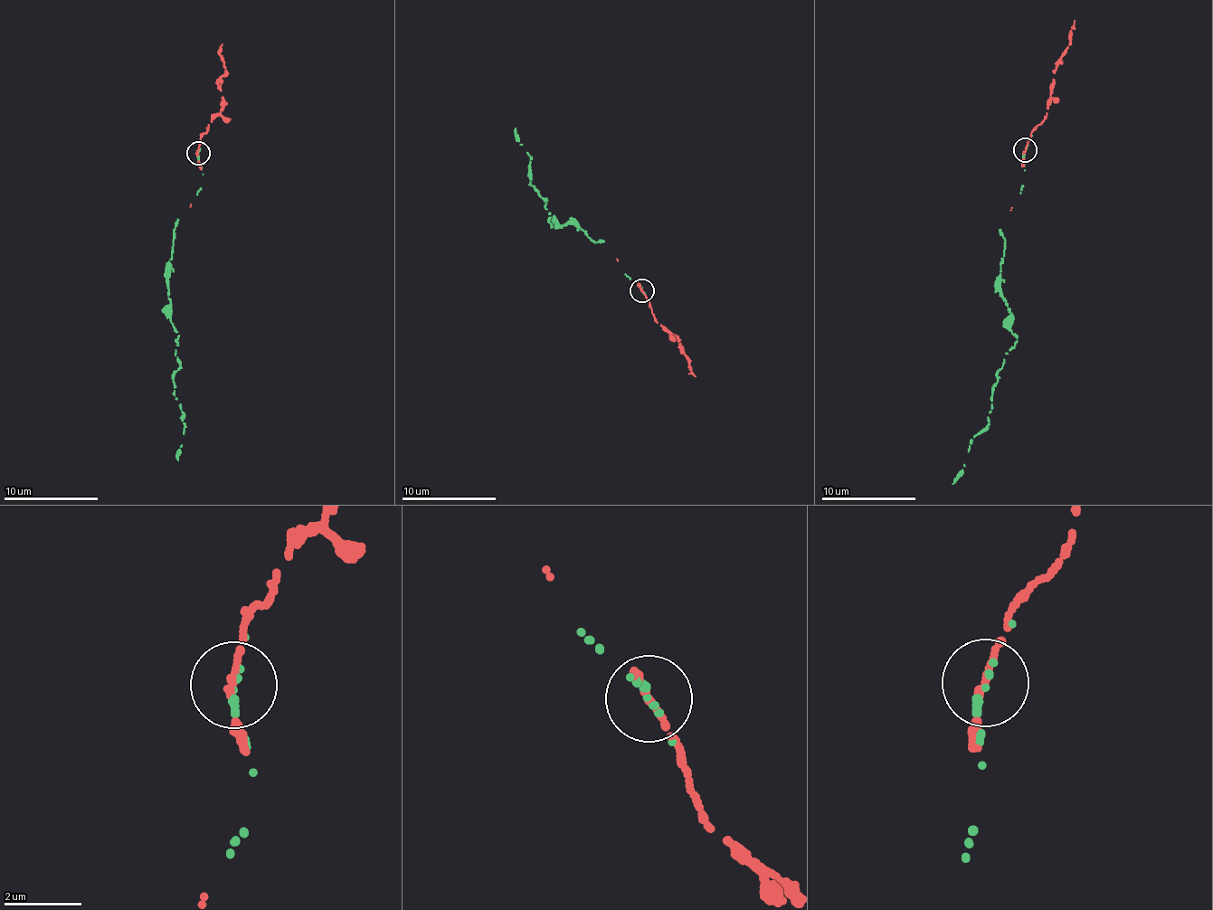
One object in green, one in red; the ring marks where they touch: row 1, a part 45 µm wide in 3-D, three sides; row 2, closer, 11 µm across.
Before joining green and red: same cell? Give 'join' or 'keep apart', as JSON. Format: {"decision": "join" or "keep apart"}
{"decision": "join"}

